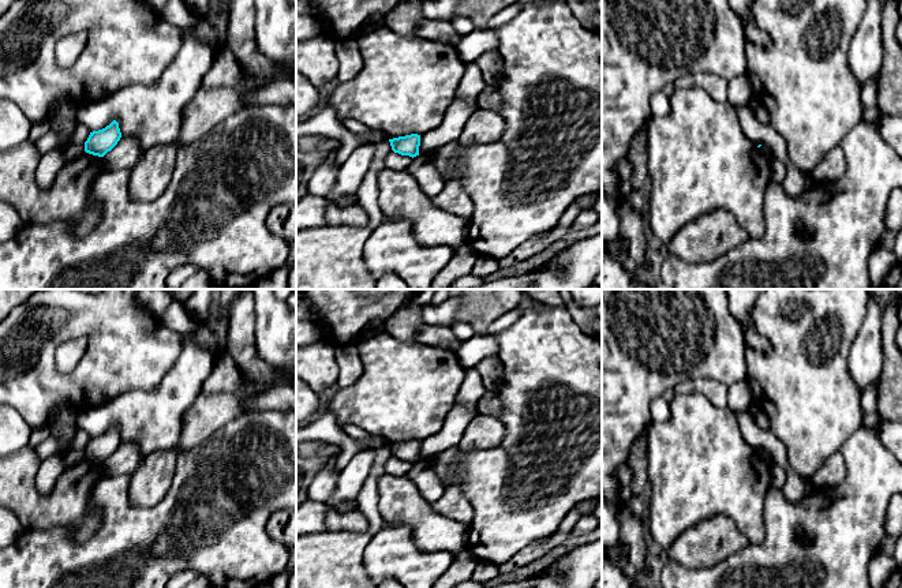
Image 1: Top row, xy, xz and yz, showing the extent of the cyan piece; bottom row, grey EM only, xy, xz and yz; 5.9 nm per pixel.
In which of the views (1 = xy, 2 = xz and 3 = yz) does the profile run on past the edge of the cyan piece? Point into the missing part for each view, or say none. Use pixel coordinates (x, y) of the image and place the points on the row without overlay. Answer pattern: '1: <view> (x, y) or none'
1: none
2: none
3: none

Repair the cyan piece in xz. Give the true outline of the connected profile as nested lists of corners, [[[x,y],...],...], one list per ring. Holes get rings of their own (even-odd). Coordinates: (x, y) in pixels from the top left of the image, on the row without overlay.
[[[411,439],[405,442],[398,442],[389,445],[392,456],[401,461],[416,462],[419,461],[420,441]]]

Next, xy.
[[[113,426],[102,435],[90,438],[85,447],[85,457],[93,461],[104,462],[111,457],[121,443],[119,428]]]

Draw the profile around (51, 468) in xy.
[[[53,454],[45,460],[41,460],[35,475],[35,487],[38,493],[44,495],[49,494],[64,469],[63,456]]]

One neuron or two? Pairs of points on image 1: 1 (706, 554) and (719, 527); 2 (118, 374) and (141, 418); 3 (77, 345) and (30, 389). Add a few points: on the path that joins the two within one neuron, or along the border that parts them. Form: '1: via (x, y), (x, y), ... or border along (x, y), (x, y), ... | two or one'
1: via (706, 547), (719, 534) | one
2: border along (158, 382), (148, 390), (127, 390), (98, 405) | two
3: border along (75, 339), (56, 349), (55, 367), (63, 375) | two

